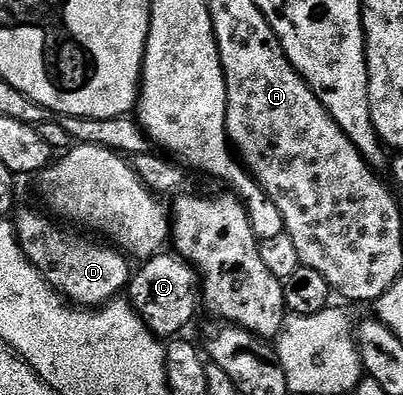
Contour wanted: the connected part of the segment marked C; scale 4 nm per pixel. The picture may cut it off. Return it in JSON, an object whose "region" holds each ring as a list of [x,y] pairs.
{"region":[[[160,253],[148,258],[138,272],[130,276],[127,300],[144,323],[159,339],[176,338],[199,309],[199,278],[193,266],[175,253]]]}

